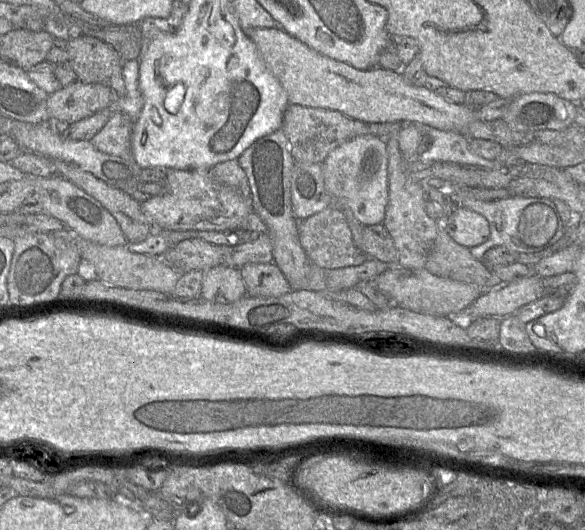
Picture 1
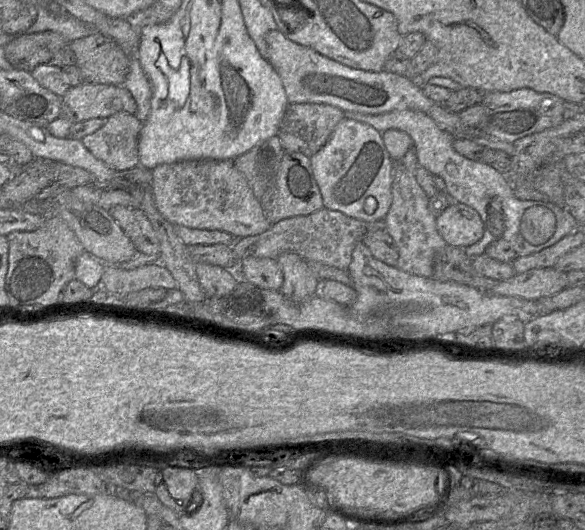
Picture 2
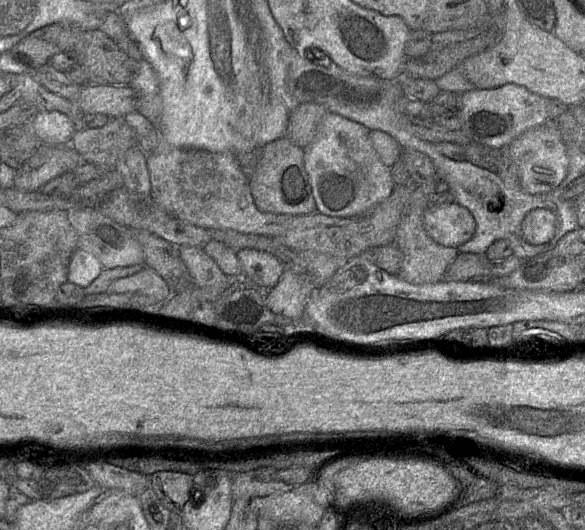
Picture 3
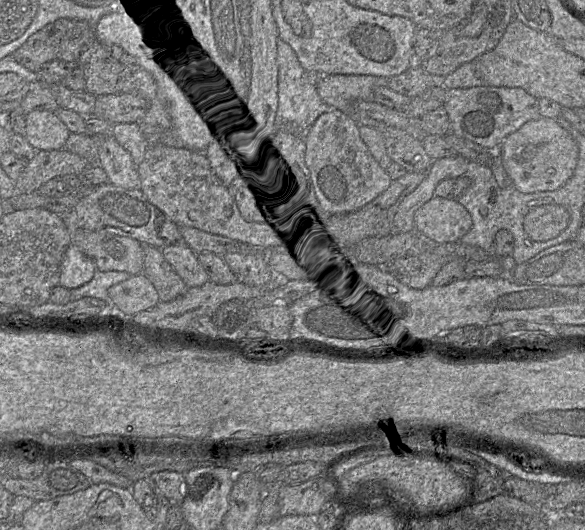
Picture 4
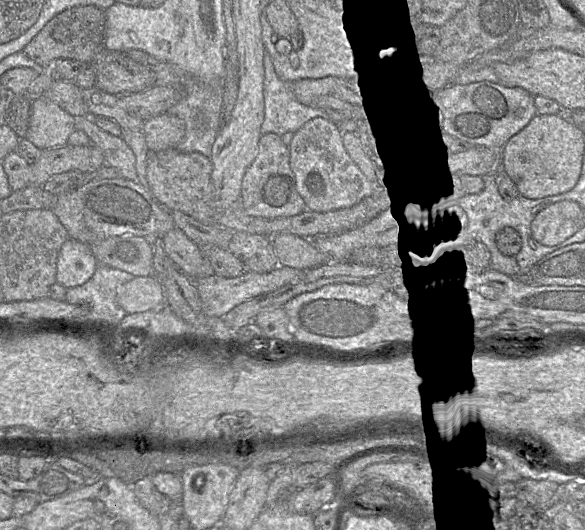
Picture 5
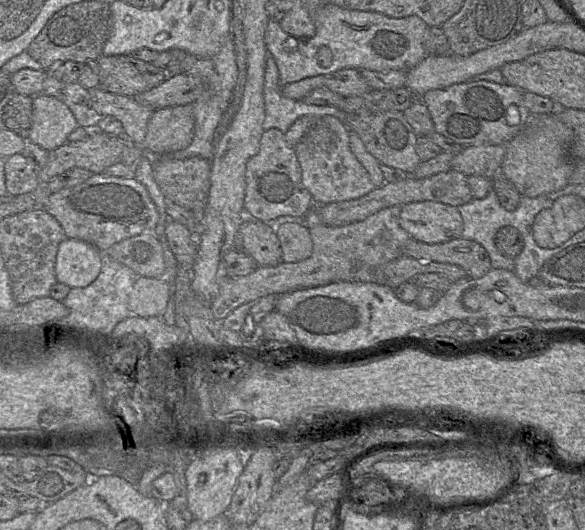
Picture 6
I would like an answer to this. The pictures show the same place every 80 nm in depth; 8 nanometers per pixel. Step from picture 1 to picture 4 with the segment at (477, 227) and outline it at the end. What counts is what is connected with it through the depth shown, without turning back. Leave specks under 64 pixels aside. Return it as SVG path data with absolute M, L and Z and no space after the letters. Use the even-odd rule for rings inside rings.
M431 198L414 215L414 232L437 244L456 243L471 227L469 212L451 198Z

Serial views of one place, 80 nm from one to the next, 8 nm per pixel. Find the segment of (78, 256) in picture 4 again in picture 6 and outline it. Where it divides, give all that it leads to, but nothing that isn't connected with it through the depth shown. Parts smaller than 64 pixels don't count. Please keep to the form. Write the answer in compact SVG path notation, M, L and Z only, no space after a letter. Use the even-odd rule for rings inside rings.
M64 239L58 247L55 276L70 288L85 288L98 277L102 252L94 245L75 239Z

